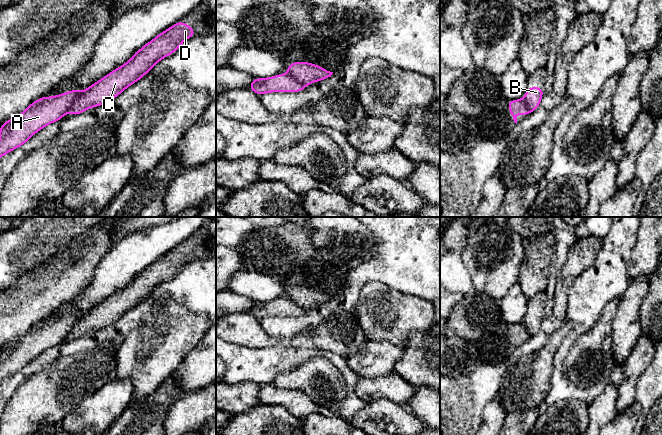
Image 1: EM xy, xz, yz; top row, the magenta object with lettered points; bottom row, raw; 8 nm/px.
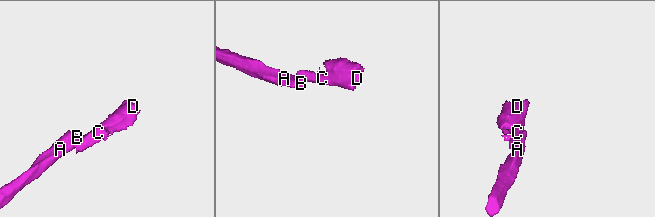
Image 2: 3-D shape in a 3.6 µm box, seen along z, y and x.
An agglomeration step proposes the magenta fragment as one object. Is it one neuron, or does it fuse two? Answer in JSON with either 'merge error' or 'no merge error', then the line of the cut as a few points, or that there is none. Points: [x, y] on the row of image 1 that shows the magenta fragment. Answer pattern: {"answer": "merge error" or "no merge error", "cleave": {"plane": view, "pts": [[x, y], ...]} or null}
{"answer": "merge error", "cleave": {"plane": "xy", "pts": [[81, 93], [67, 111]]}}

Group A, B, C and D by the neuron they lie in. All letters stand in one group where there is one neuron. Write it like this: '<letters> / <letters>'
A B / C D

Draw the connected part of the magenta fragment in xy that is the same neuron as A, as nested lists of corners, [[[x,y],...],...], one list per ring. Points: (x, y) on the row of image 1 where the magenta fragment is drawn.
[[[76,89],[41,97],[21,114],[5,121],[0,127],[0,158],[26,143],[45,126],[62,119],[80,94],[80,89]]]

